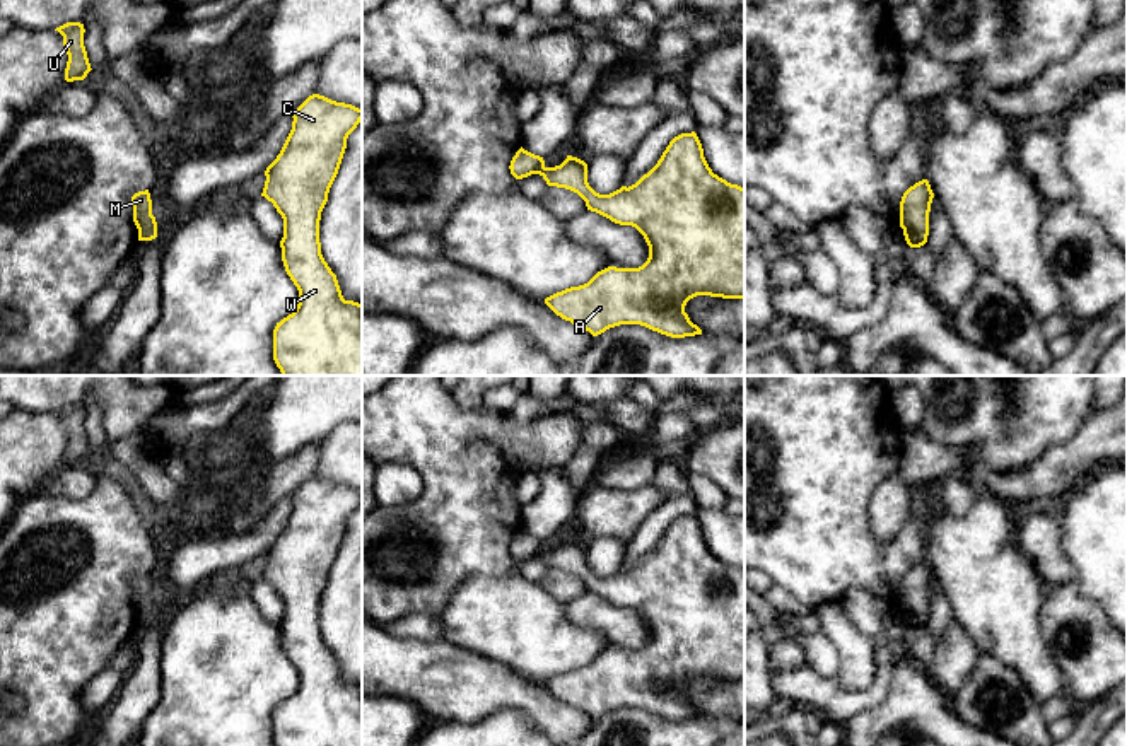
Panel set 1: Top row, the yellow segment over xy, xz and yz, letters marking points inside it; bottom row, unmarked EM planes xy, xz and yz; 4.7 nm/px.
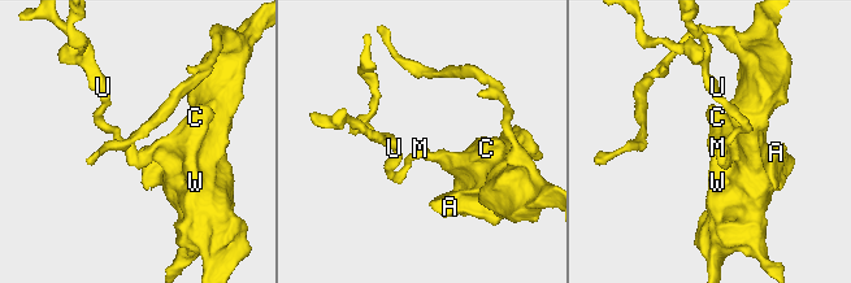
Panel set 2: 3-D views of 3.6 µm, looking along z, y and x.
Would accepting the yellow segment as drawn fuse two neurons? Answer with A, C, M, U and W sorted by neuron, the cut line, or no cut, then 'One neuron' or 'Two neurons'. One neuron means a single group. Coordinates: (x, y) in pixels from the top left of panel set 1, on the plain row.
Groups: A C M U W. No split. One neuron

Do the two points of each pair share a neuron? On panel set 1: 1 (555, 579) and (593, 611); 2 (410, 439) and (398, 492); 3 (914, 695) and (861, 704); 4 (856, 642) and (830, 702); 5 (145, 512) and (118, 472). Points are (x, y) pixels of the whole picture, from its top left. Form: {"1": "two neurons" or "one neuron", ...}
{"1": "two neurons", "2": "two neurons", "3": "two neurons", "4": "two neurons", "5": "one neuron"}

